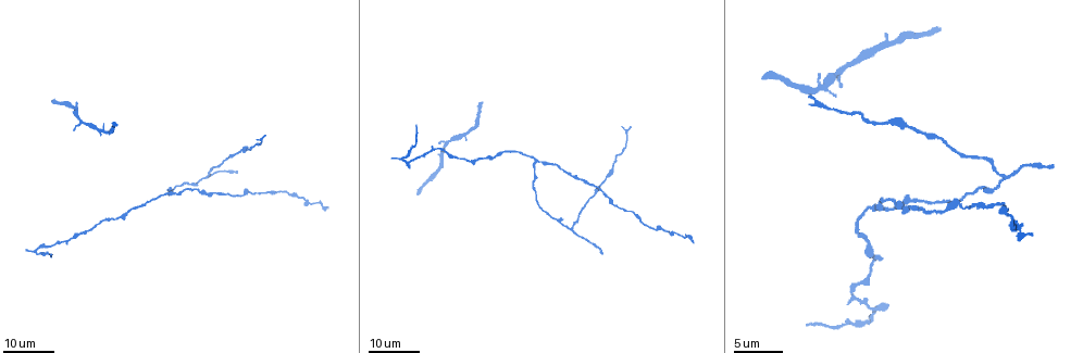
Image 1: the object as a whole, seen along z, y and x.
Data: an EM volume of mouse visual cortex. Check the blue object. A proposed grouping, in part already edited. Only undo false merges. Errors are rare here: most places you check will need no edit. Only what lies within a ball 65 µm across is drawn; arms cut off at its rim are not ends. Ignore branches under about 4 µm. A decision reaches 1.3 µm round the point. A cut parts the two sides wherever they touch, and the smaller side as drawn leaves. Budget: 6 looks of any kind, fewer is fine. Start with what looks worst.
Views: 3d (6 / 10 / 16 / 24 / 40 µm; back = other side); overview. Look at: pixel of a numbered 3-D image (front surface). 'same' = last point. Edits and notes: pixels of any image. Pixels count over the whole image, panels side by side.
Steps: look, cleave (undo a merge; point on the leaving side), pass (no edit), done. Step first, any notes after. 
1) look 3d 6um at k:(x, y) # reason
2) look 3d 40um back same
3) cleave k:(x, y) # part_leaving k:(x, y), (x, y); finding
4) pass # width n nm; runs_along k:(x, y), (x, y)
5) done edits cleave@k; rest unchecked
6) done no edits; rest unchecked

look 3d 16um at 1:(1005, 175) # side arm on a straight run

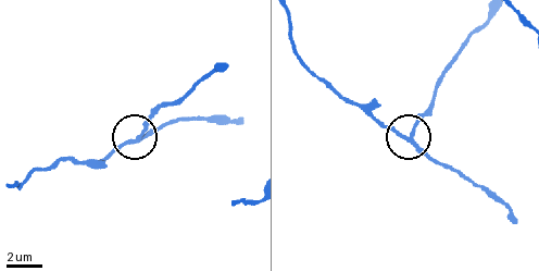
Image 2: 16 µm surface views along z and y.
look 3d 6um at 2:(411, 137)

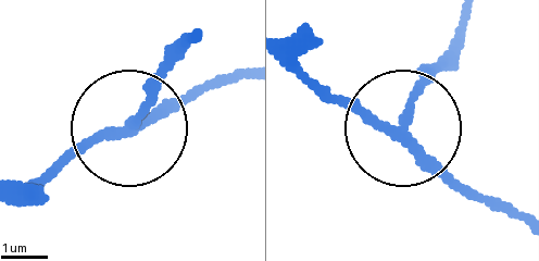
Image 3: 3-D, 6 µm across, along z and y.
pass # width 200 nm; runs_along 3:(290, 56), (337, 98), (403, 129), (485, 203); one neuron here

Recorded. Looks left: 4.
look 3d 16um at 1:(487, 156)

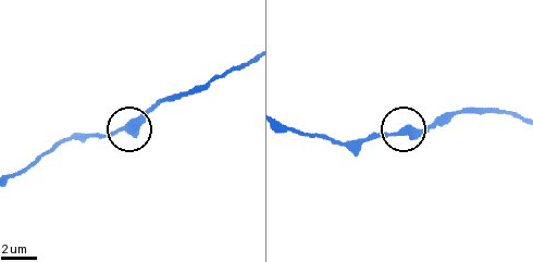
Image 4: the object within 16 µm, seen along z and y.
look 3d 6um at 4:(398, 134)

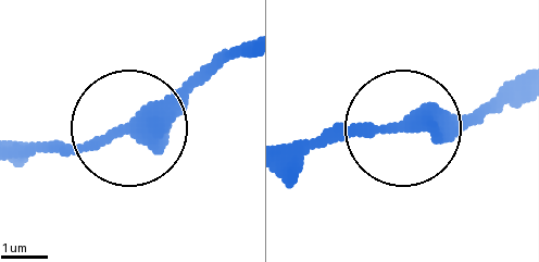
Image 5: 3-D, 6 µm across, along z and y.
pass # width 290 nm; runs_along 5:(519, 83), (462, 114), (302, 137); one neuron here

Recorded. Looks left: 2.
done no edits; rest unchecked

